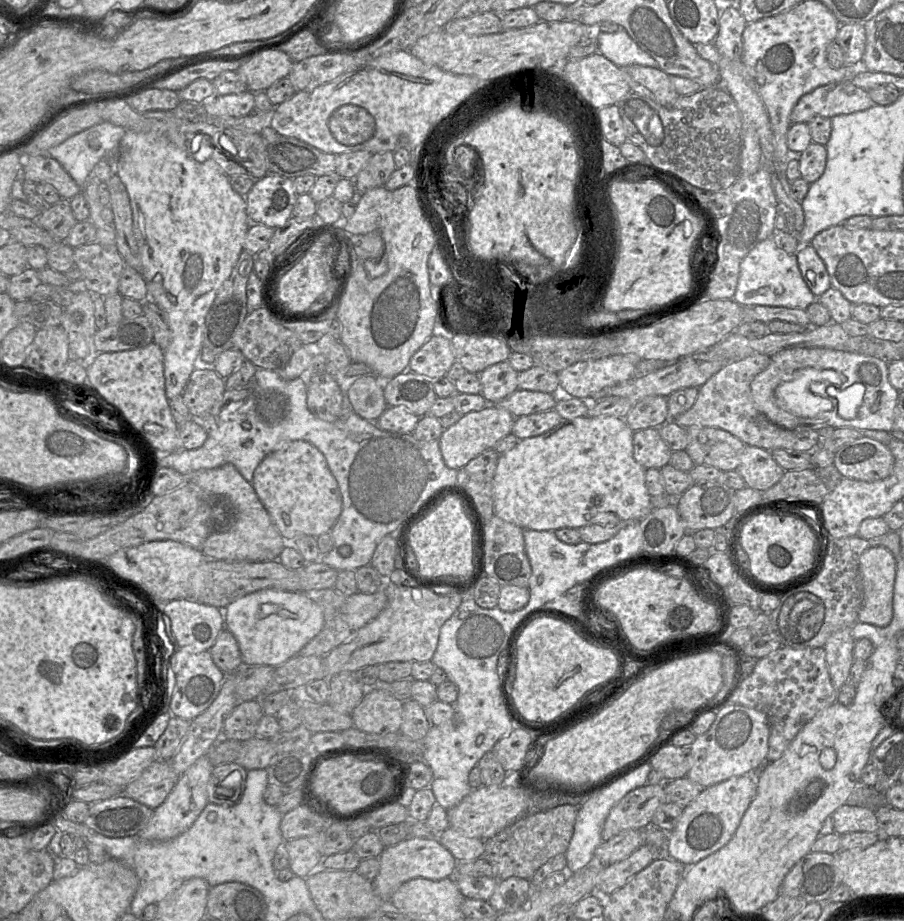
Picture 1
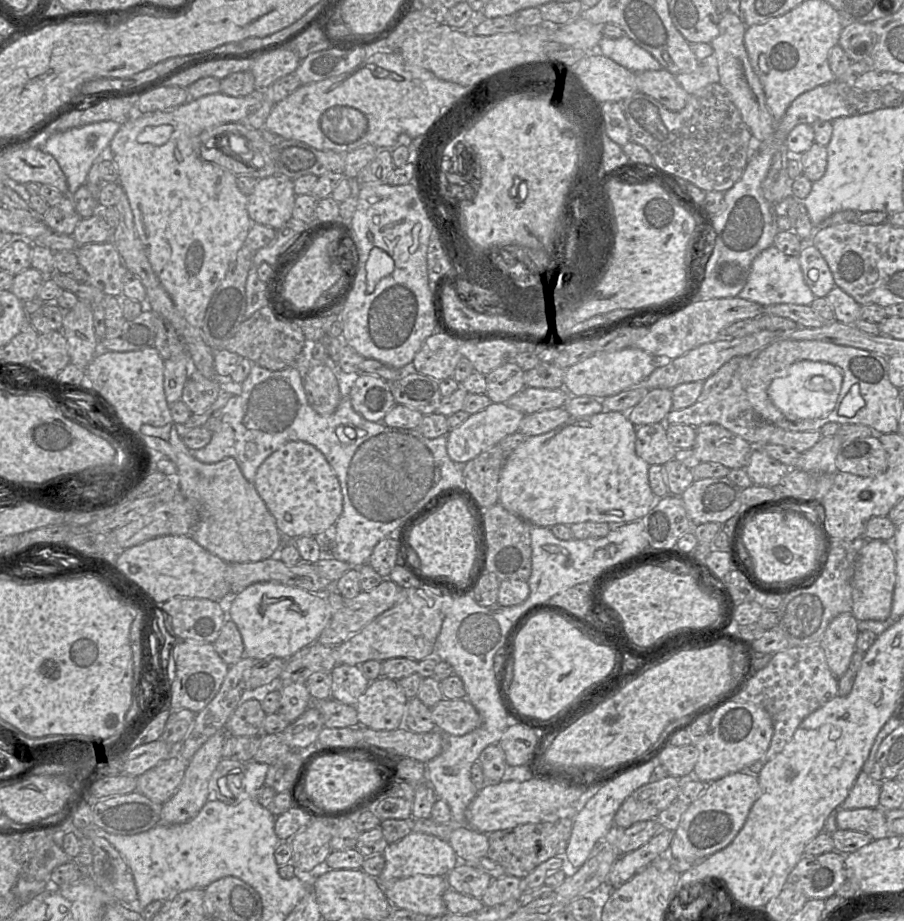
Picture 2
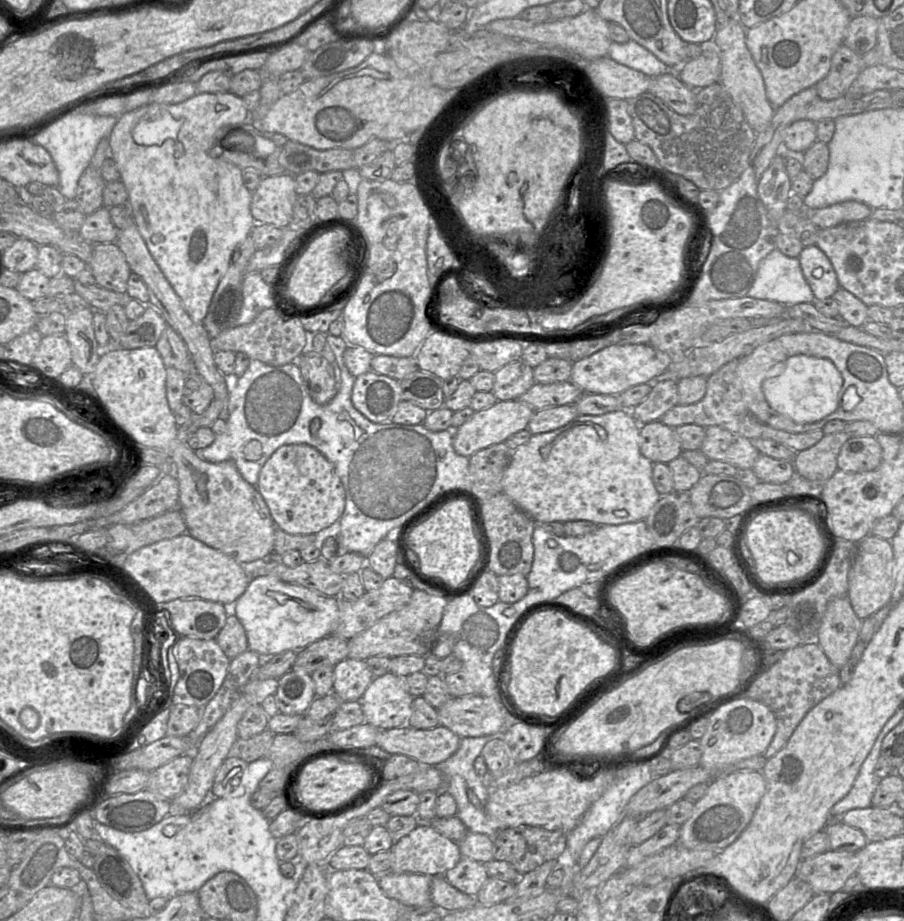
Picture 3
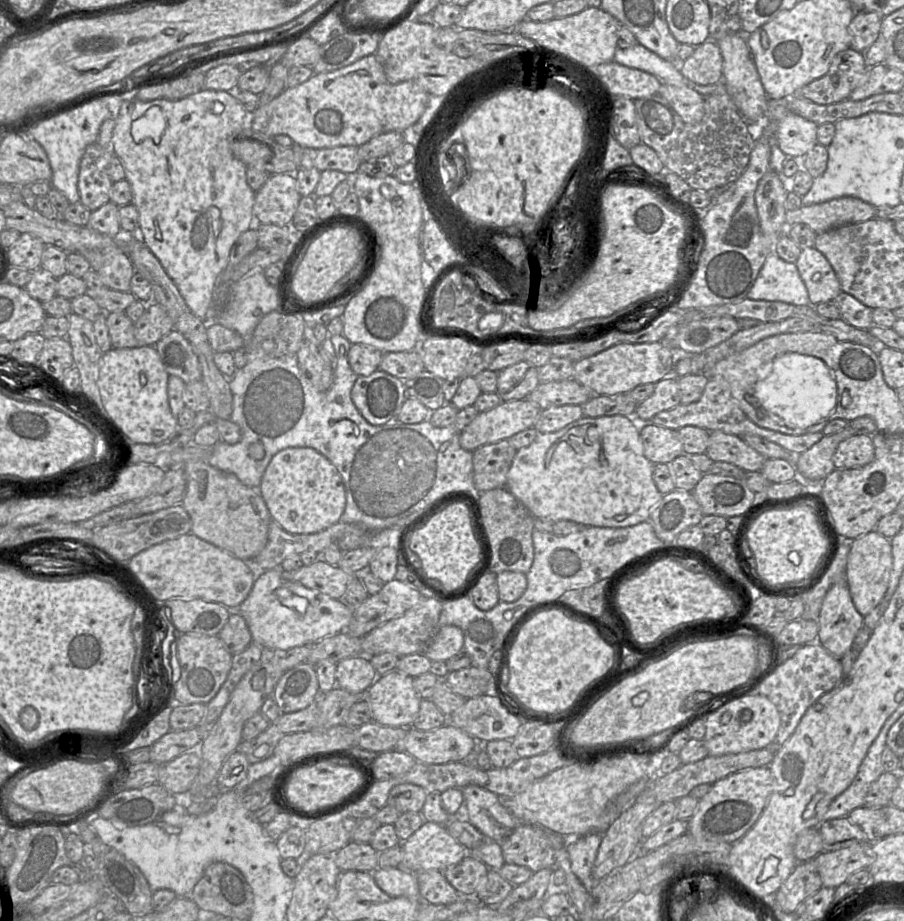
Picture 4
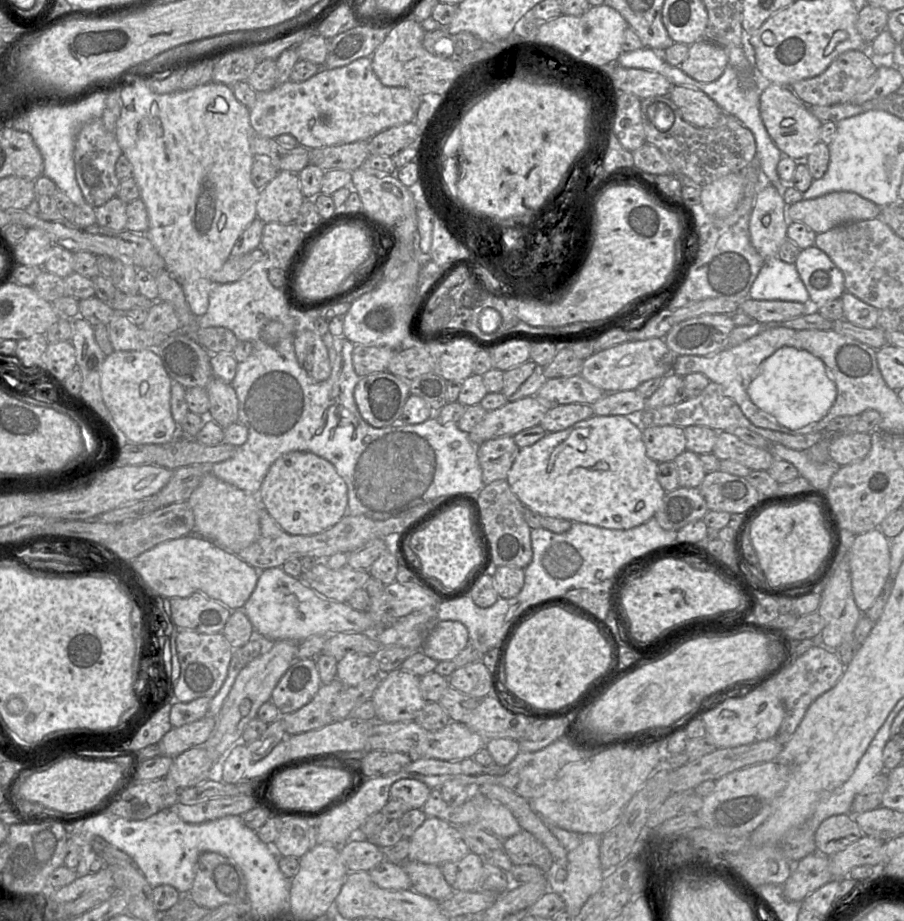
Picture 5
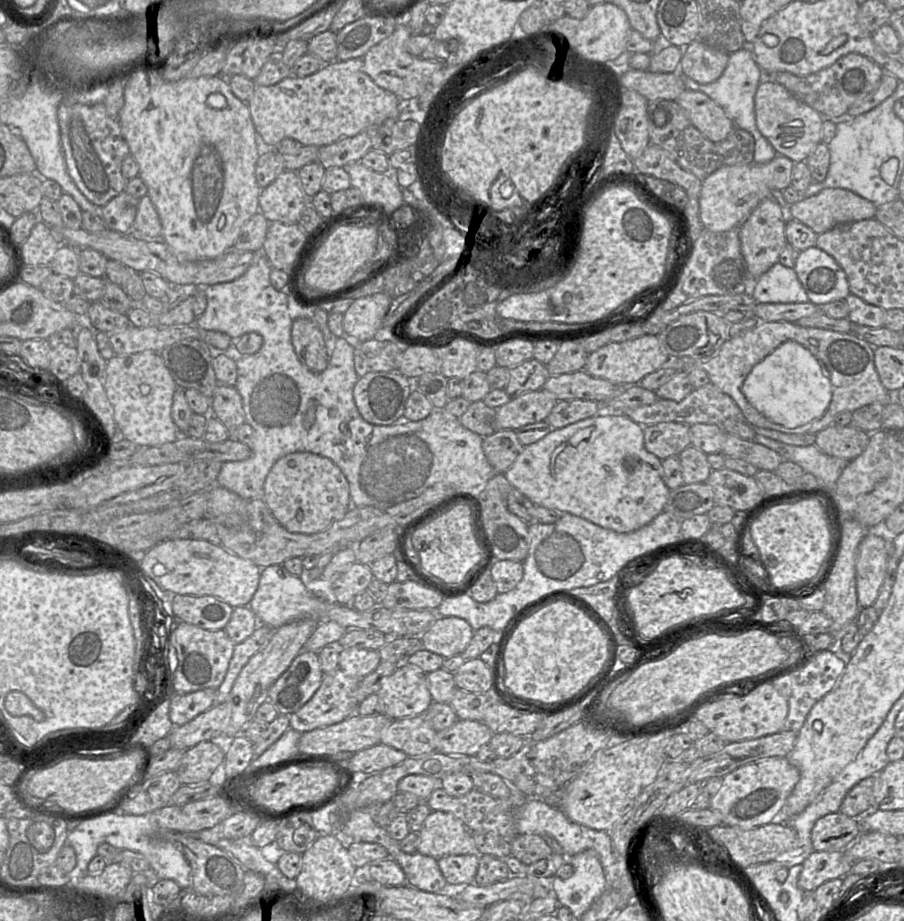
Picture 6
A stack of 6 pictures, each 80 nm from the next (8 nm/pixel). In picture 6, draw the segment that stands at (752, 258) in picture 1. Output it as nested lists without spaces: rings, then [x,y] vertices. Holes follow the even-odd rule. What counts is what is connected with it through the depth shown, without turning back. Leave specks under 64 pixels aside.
[[[779,262],[755,280],[748,294],[757,303],[802,303],[809,301],[794,268],[786,267]]]

